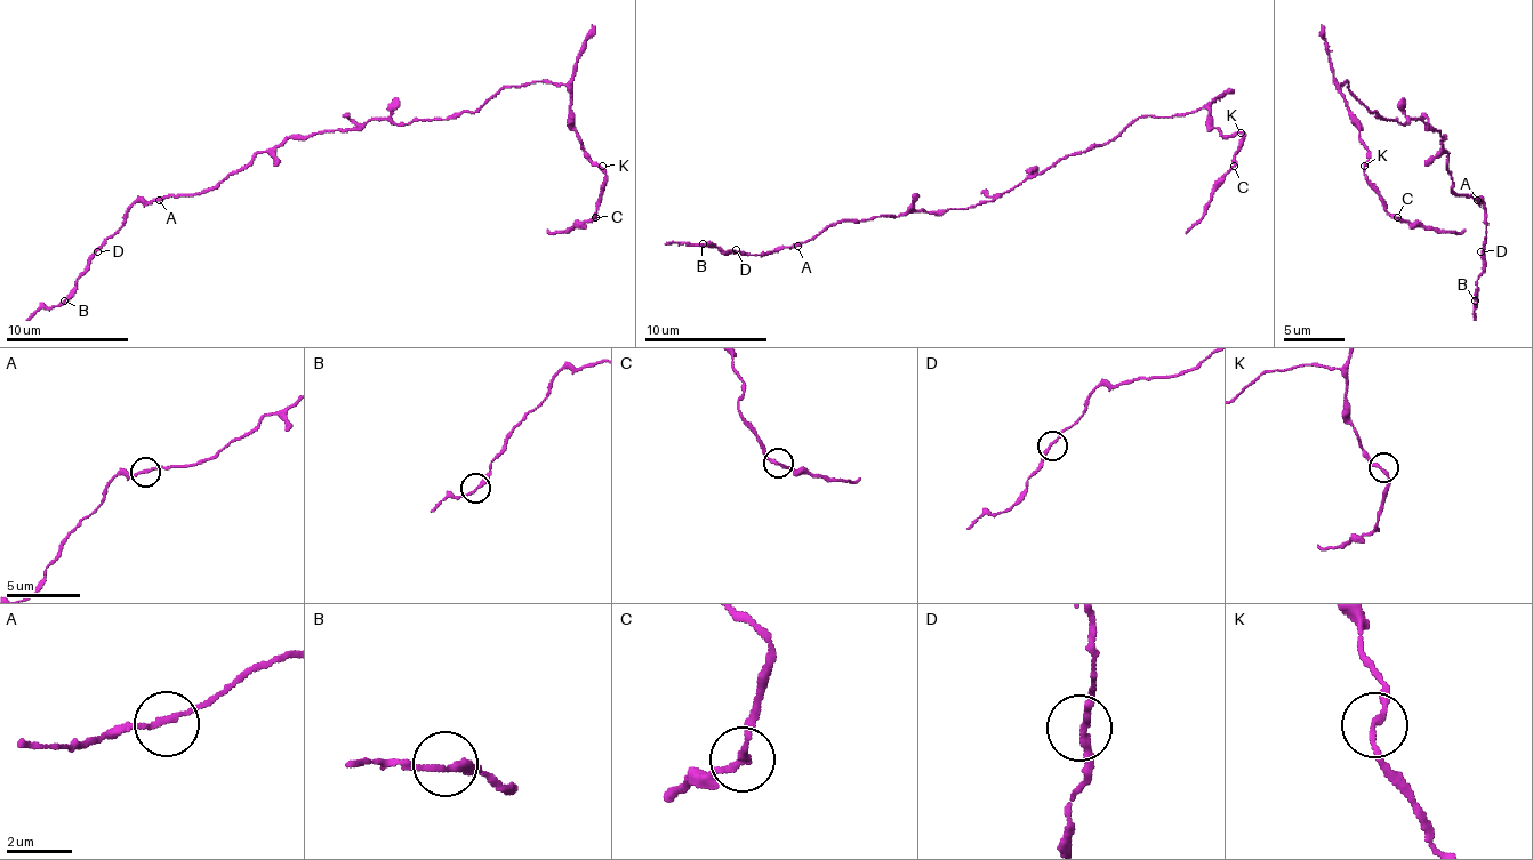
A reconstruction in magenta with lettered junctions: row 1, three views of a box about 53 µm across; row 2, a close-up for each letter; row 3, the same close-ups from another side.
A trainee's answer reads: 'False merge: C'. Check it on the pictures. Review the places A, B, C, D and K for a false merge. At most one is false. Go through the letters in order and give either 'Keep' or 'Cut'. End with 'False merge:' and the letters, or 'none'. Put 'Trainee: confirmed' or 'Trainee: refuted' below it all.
A: Keep
B: Keep
C: Cut
D: Keep
K: Keep
False merge: C
Trainee: confirmed

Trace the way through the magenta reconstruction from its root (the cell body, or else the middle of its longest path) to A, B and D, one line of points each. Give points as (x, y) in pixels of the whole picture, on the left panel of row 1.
A: (391, 120), (366, 120), (354, 129), (287, 135), (214, 187), (198, 193), (168, 193), (159, 200)
B: (391, 120), (366, 120), (354, 129), (287, 135), (214, 187), (134, 202), (64, 300)
D: (391, 120), (366, 120), (354, 129), (287, 135), (214, 187), (165, 200), (139, 200), (97, 251)

